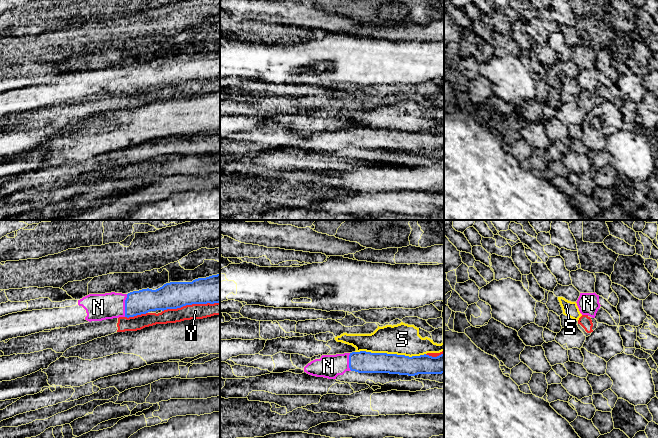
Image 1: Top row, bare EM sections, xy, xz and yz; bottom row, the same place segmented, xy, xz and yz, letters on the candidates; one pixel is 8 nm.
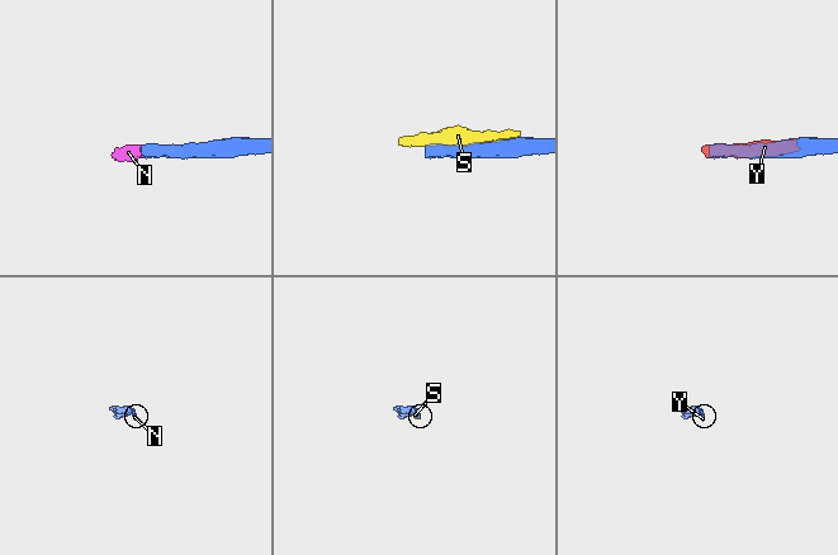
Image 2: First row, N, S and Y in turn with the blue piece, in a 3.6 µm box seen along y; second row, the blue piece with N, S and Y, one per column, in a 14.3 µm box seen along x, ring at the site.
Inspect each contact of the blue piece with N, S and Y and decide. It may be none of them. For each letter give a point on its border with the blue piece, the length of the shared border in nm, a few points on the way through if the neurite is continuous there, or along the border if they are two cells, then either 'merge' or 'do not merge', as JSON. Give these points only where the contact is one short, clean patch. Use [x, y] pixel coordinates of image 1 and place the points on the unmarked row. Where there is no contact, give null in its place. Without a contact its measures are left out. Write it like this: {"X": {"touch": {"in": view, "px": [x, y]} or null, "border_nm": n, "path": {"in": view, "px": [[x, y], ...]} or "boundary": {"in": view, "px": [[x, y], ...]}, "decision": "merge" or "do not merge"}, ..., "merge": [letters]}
{"N": {"touch": {"in": "xy", "px": [125, 81]}, "border_nm": 190, "decision": "merge"}, "S": {"touch": {"in": "xz", "px": [390, 130]}, "border_nm": 550, "decision": "do not merge"}, "Y": {"touch": {"in": "xy", "px": [190, 80]}, "border_nm": 460, "decision": "do not merge"}, "merge": ["N"]}

